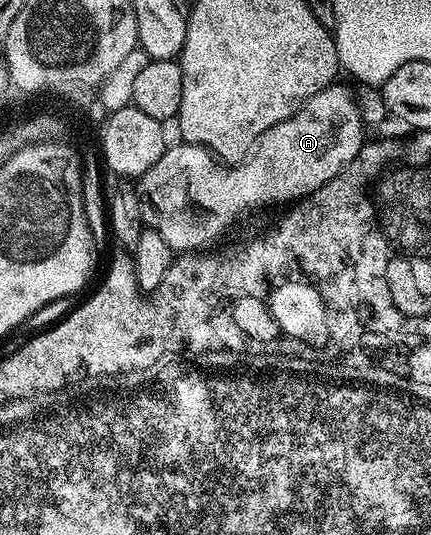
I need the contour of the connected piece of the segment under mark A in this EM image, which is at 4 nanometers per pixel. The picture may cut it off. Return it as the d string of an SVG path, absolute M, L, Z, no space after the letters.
M332 85L326 87L321 93L317 93L311 99L307 100L302 107L299 108L295 114L291 115L285 121L281 121L277 125L273 125L259 138L257 144L257 150L250 157L234 164L228 165L220 161L216 156L212 155L206 147L199 146L198 143L176 143L168 146L166 151L161 156L151 169L142 175L138 180L137 187L141 192L142 198L148 203L151 202L155 206L155 220L153 220L153 226L156 231L161 233L161 237L165 237L165 241L171 246L172 252L175 253L191 253L196 249L206 248L231 222L234 221L238 215L243 215L246 211L251 211L254 207L259 207L262 203L287 203L292 201L298 201L307 198L308 195L312 195L317 189L321 189L321 185L325 185L333 177L337 177L349 166L350 163L356 162L359 157L359 152L363 150L365 146L365 140L363 140L363 127L365 128L365 119L361 114L360 108L351 100L351 95L345 88L339 87L340 85Z

